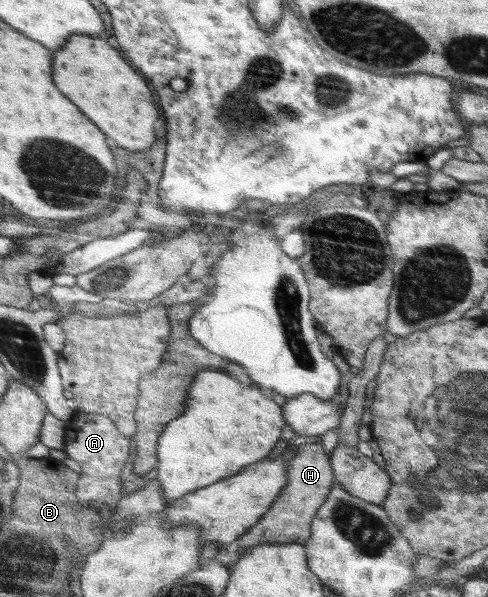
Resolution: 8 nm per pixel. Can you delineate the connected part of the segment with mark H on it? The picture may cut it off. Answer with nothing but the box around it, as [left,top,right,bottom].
[238,443,334,558]

